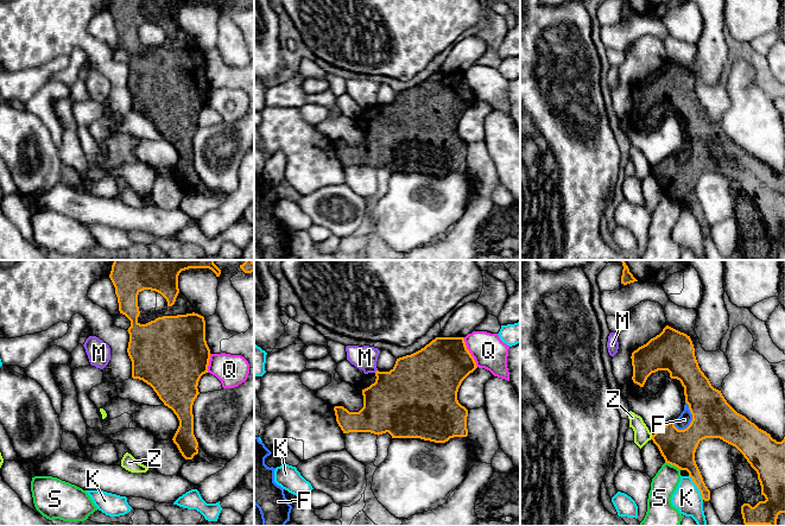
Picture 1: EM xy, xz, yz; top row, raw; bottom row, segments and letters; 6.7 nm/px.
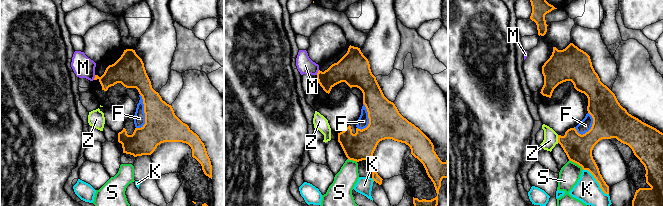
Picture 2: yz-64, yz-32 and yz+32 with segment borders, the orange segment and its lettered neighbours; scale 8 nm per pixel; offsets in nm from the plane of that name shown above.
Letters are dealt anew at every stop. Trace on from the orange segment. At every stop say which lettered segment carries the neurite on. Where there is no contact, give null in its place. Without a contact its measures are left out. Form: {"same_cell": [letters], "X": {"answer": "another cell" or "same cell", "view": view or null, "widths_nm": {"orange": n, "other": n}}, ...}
{"same_cell": [], "F": {"answer": "another cell", "view": "yz", "widths_nm": {"orange": 280, "other": 90}}, "K": {"answer": "another cell", "view": "yz", "widths_nm": {"orange": 180, "other": 190}}, "M": {"answer": "another cell", "view": null}, "Q": {"answer": "another cell", "view": "xz", "widths_nm": {"orange": 360, "other": 220}}, "S": {"answer": "another cell", "view": "yz", "widths_nm": {"orange": 240, "other": 170}}, "Z": {"answer": "another cell", "view": "yz", "widths_nm": {"orange": 240, "other": 110}}}

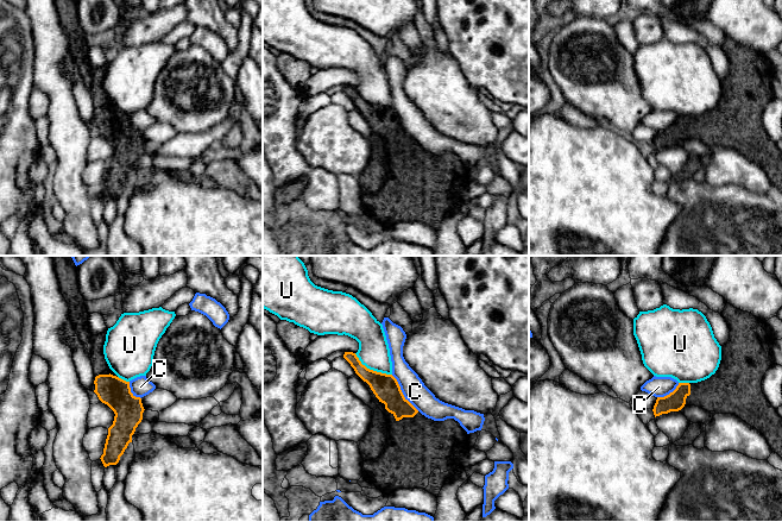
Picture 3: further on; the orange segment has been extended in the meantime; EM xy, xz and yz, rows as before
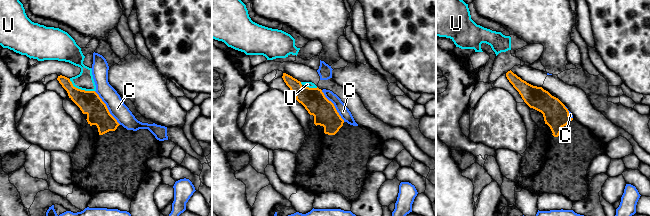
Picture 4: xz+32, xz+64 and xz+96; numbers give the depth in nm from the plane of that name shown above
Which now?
{"same_cell": [], "C": {"answer": "another cell", "view": "xz", "widths_nm": {"orange": 180, "other": 160}}, "U": {"answer": "another cell", "view": "xz", "widths_nm": {"orange": 180, "other": 220}}}

